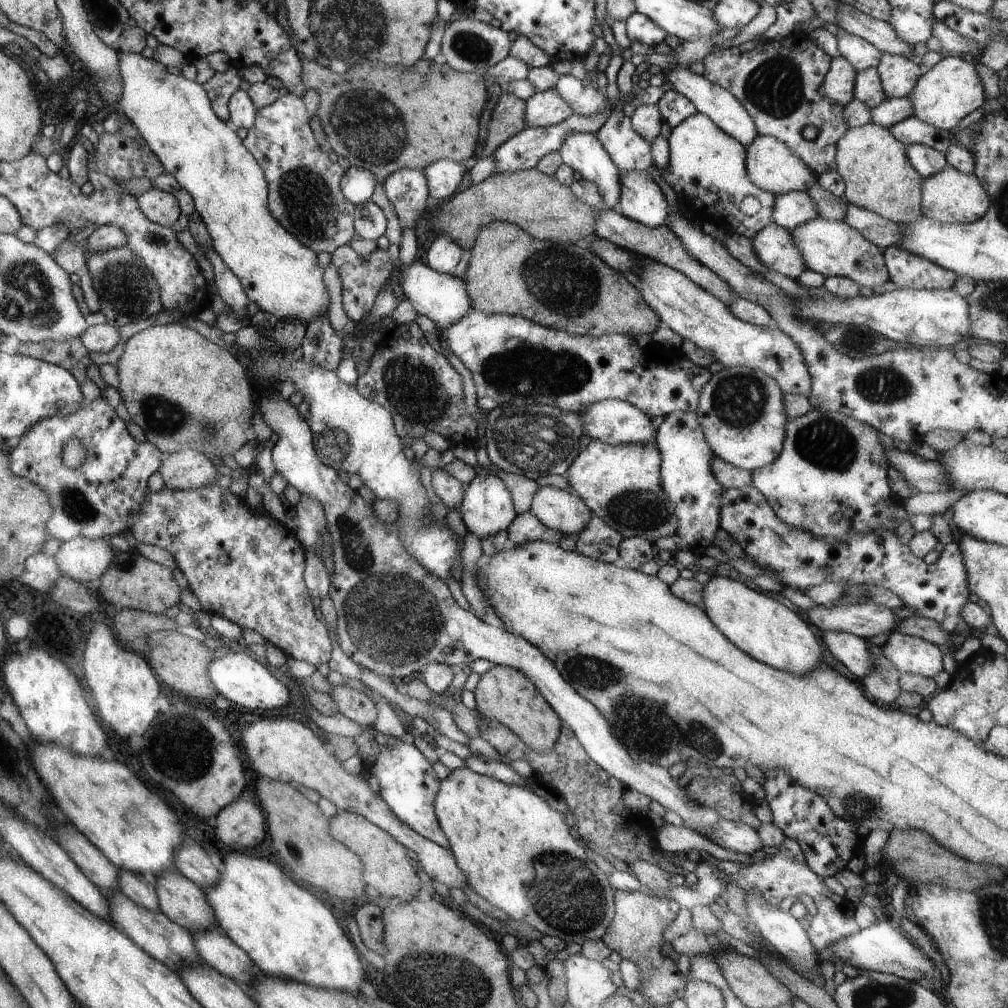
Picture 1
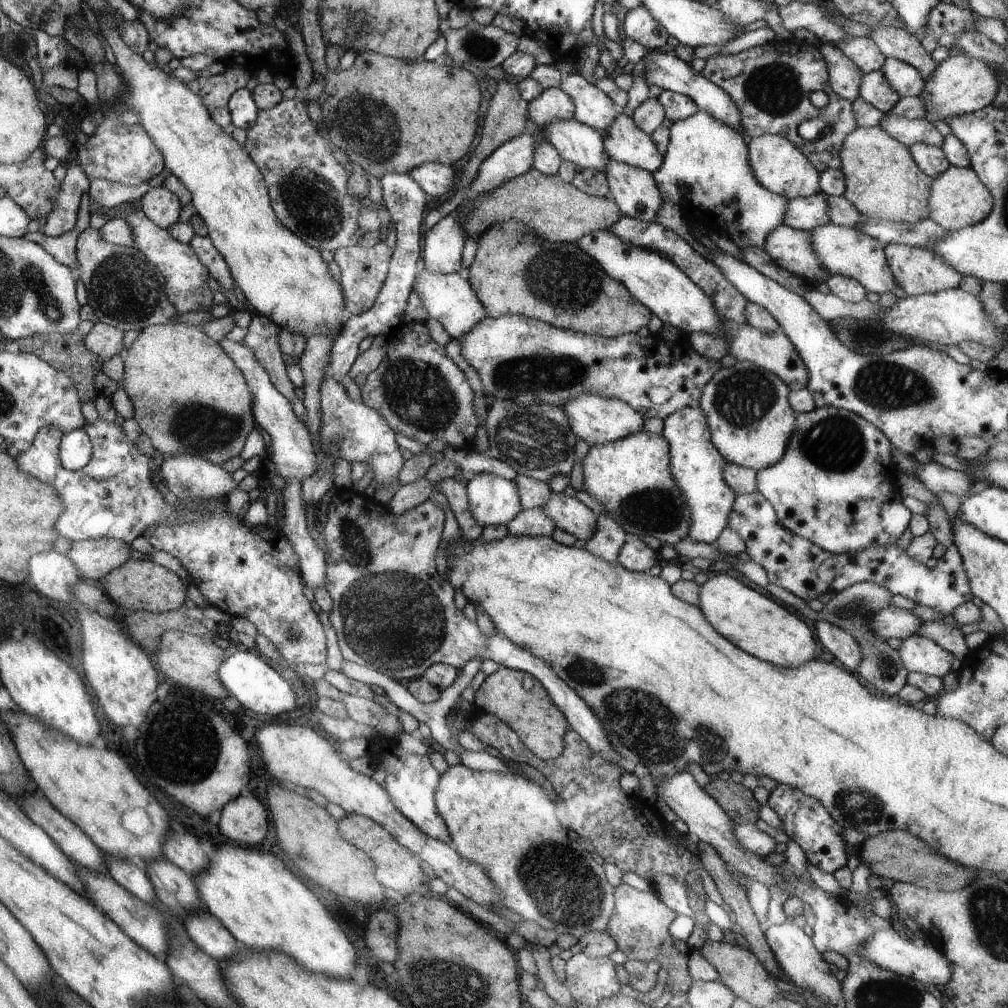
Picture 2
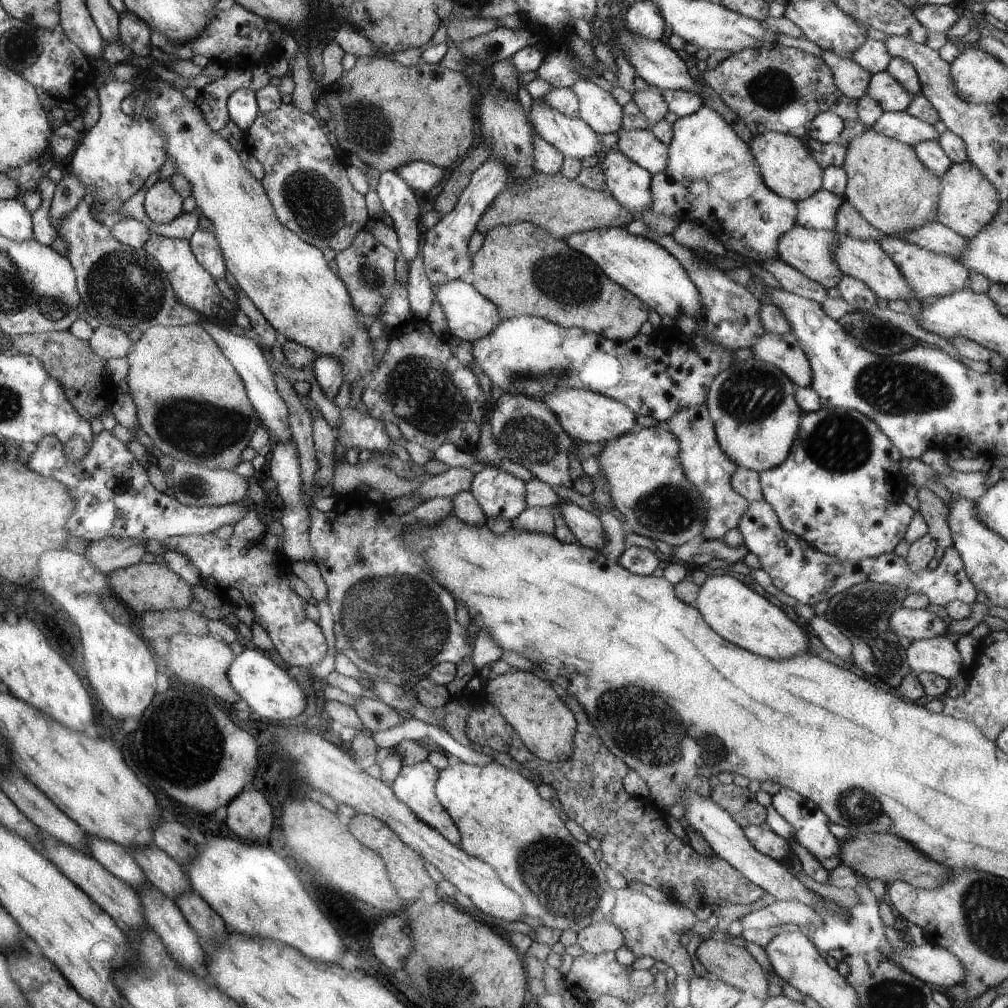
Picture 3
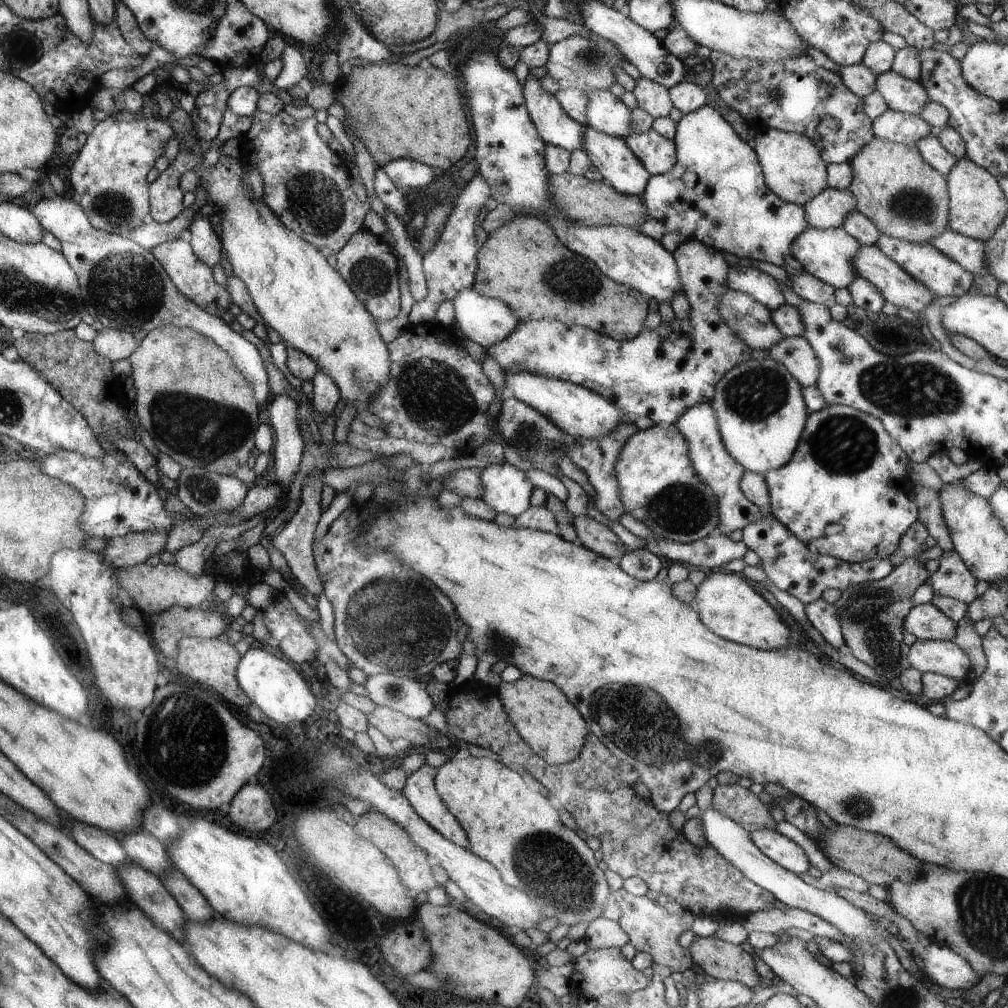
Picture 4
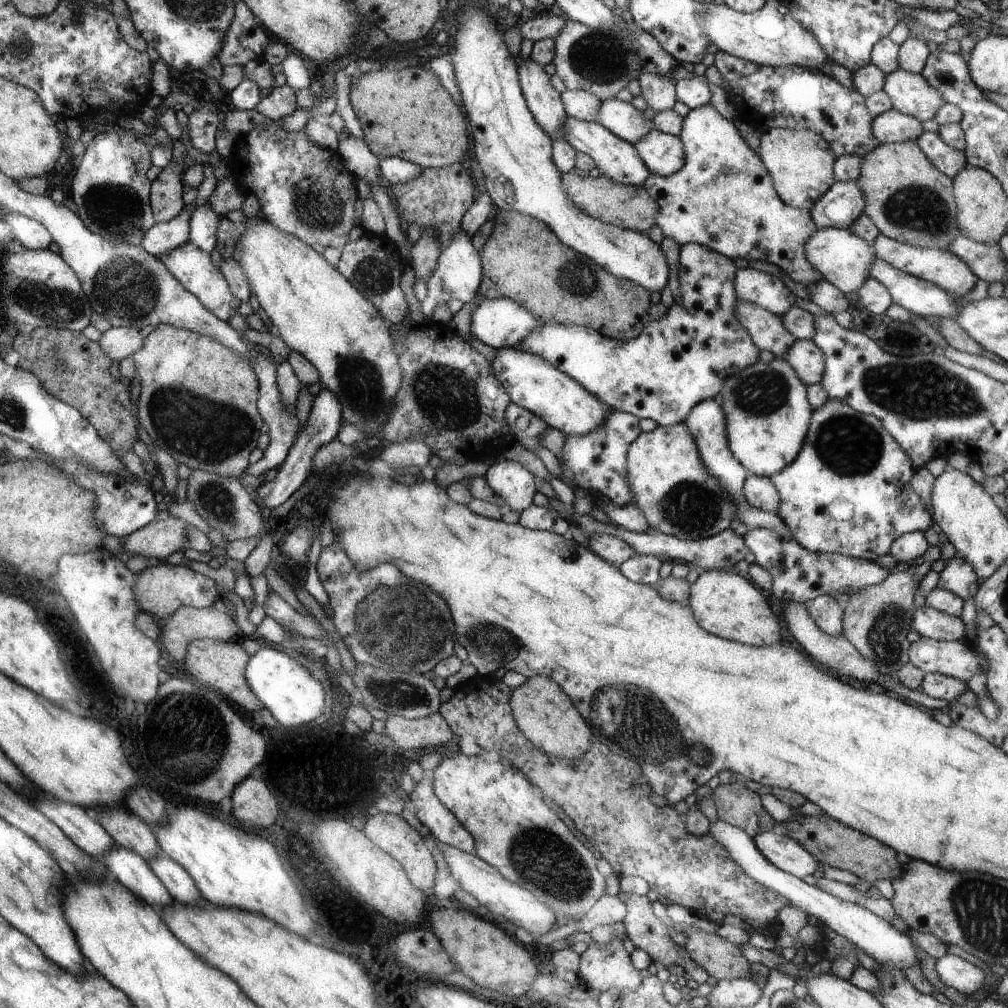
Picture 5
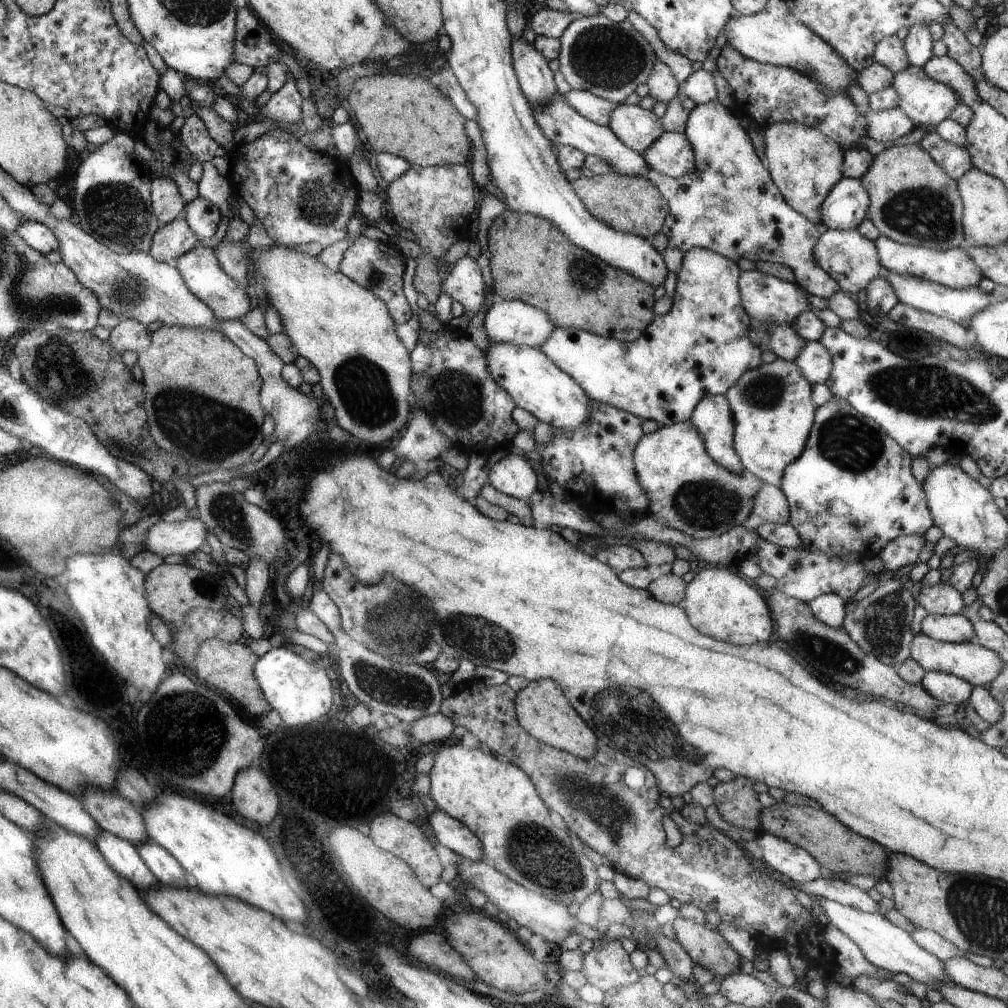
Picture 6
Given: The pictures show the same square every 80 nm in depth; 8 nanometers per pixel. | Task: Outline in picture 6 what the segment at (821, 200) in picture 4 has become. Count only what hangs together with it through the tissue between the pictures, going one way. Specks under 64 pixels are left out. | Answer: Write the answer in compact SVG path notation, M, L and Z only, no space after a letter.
M842 177L825 196L820 212L828 229L851 231L867 218L869 194L860 179Z

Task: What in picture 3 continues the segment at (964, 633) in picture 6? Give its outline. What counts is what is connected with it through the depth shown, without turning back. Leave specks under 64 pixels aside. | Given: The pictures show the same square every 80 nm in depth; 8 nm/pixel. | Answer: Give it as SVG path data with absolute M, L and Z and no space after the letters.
M902 607L891 616L891 629L899 636L907 636L913 640L931 639L947 634L946 622L926 608L909 609Z

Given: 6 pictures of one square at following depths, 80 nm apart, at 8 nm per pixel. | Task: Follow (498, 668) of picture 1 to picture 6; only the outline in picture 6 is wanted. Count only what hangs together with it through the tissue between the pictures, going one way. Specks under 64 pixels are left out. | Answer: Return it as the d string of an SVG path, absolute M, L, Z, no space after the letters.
M537 680L517 693L516 714L520 726L530 736L536 737L555 749L566 751L575 757L588 760L596 754L599 740L597 734L584 722L584 719L572 708L560 686L554 680Z

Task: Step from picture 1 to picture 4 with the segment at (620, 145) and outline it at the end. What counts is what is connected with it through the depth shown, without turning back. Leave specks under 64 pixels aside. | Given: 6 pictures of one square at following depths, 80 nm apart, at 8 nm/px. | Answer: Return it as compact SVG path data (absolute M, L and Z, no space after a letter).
M651 128L640 134L632 133L624 140L651 175L663 175L674 168L677 161L674 139L662 136Z

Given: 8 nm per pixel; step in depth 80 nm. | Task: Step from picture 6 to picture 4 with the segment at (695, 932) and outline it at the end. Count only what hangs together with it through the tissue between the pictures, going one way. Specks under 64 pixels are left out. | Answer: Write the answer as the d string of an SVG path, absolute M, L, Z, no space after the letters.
M699 937L687 948L696 966L710 978L741 982L757 990L767 984L754 967L754 958L740 945L716 937Z

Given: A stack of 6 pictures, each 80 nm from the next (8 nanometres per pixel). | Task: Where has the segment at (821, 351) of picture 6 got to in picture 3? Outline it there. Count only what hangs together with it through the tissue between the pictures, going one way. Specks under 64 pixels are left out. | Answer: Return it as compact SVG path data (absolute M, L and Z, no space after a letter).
M766 333L750 348L754 358L777 366L797 387L810 387L812 369L804 349L792 333Z

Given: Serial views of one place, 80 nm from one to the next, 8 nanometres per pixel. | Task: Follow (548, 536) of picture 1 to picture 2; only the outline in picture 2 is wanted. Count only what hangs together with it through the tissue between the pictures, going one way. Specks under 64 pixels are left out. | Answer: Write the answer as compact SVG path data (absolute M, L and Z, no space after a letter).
M542 507L521 510L510 523L507 524L510 535L516 536L549 536L557 528Z

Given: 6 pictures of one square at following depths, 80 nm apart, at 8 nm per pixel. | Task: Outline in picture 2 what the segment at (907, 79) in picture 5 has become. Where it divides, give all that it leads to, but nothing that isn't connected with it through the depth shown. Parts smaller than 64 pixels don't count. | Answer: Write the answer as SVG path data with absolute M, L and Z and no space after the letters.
M881 70L865 73L862 76L859 97L882 113L892 110L896 100L901 98L896 94L896 90L890 88L890 82L887 82Z

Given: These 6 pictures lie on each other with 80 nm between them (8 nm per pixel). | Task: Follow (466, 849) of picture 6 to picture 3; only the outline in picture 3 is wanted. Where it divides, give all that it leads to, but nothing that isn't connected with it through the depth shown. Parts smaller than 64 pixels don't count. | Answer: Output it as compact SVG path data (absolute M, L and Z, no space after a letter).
M428 760L413 766L402 766L401 773L392 782L391 787L400 797L400 800L403 800L420 820L423 820L427 825L431 825L439 833L443 833L452 844L459 845L462 843L462 833L455 821L452 820L451 813L443 807L443 803L435 793L435 784L439 774L440 772L436 768L432 768L432 764Z

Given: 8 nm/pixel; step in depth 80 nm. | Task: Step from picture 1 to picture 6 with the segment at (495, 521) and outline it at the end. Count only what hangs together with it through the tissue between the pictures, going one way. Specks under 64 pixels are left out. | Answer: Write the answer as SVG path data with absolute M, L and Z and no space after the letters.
M510 451L490 466L489 484L508 496L529 500L534 491L540 490L536 475L528 459L518 452Z

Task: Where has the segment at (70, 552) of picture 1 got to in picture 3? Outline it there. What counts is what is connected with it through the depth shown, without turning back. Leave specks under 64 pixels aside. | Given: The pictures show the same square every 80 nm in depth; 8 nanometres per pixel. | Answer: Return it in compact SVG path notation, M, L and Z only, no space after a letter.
M108 537L90 542L83 555L101 573L109 575L116 569L125 569L138 564L146 554L146 540Z

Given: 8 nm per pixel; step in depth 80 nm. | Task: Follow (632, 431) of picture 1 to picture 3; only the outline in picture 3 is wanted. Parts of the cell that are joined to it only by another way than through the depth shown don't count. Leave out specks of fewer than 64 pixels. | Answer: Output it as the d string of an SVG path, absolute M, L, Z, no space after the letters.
M556 389L537 401L542 401L555 413L560 426L577 443L580 441L582 443L607 443L610 439L630 433L637 428L635 412L632 412L625 404L586 389Z

